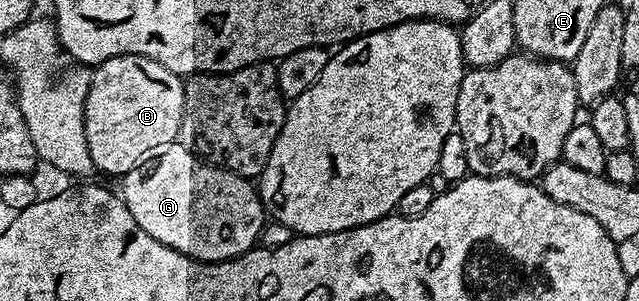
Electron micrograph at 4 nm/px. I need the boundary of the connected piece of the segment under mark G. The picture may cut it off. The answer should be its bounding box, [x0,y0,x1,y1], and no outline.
[119,142,266,262]

